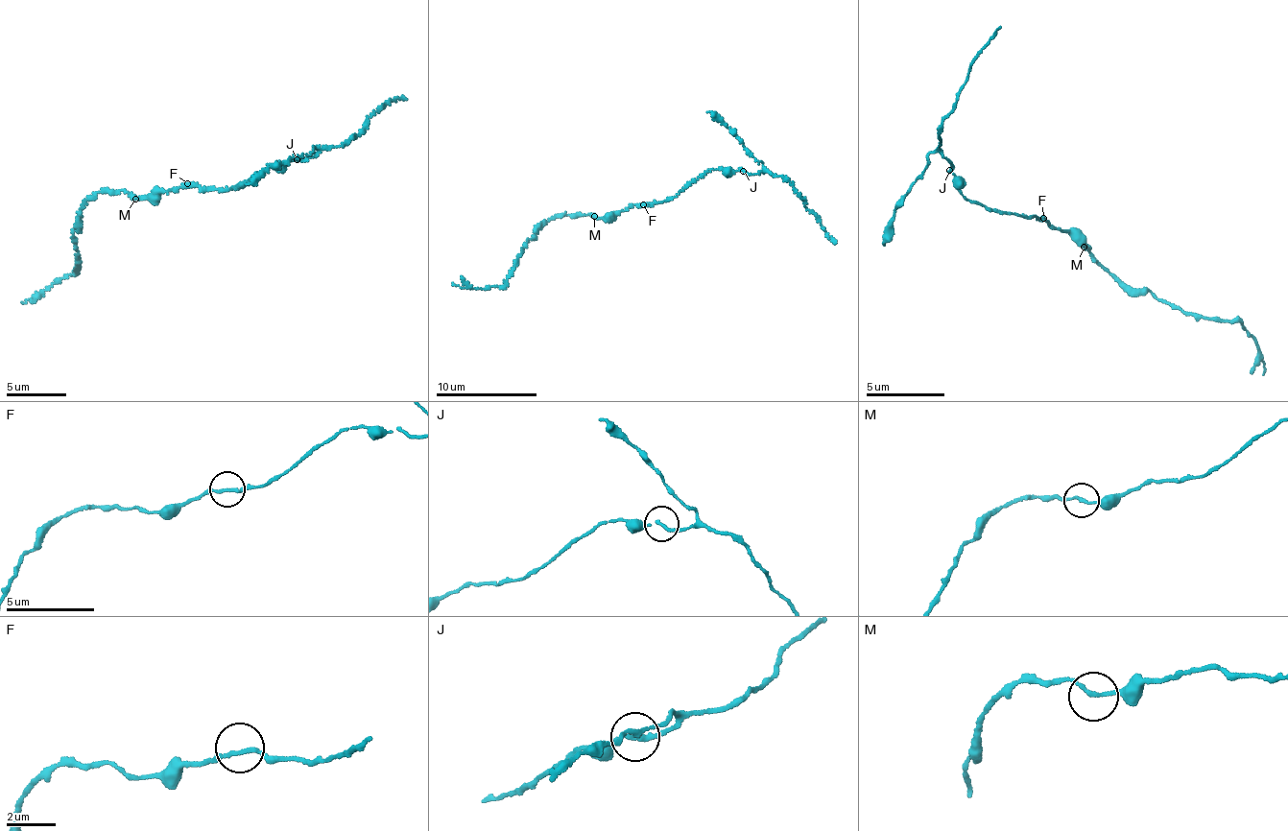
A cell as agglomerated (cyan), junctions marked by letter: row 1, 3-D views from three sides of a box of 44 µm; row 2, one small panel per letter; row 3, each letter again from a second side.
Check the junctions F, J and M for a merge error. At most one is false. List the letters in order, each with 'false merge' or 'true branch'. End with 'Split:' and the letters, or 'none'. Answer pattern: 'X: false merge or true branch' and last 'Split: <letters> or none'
F: true branch
J: false merge
M: true branch
Split: J

